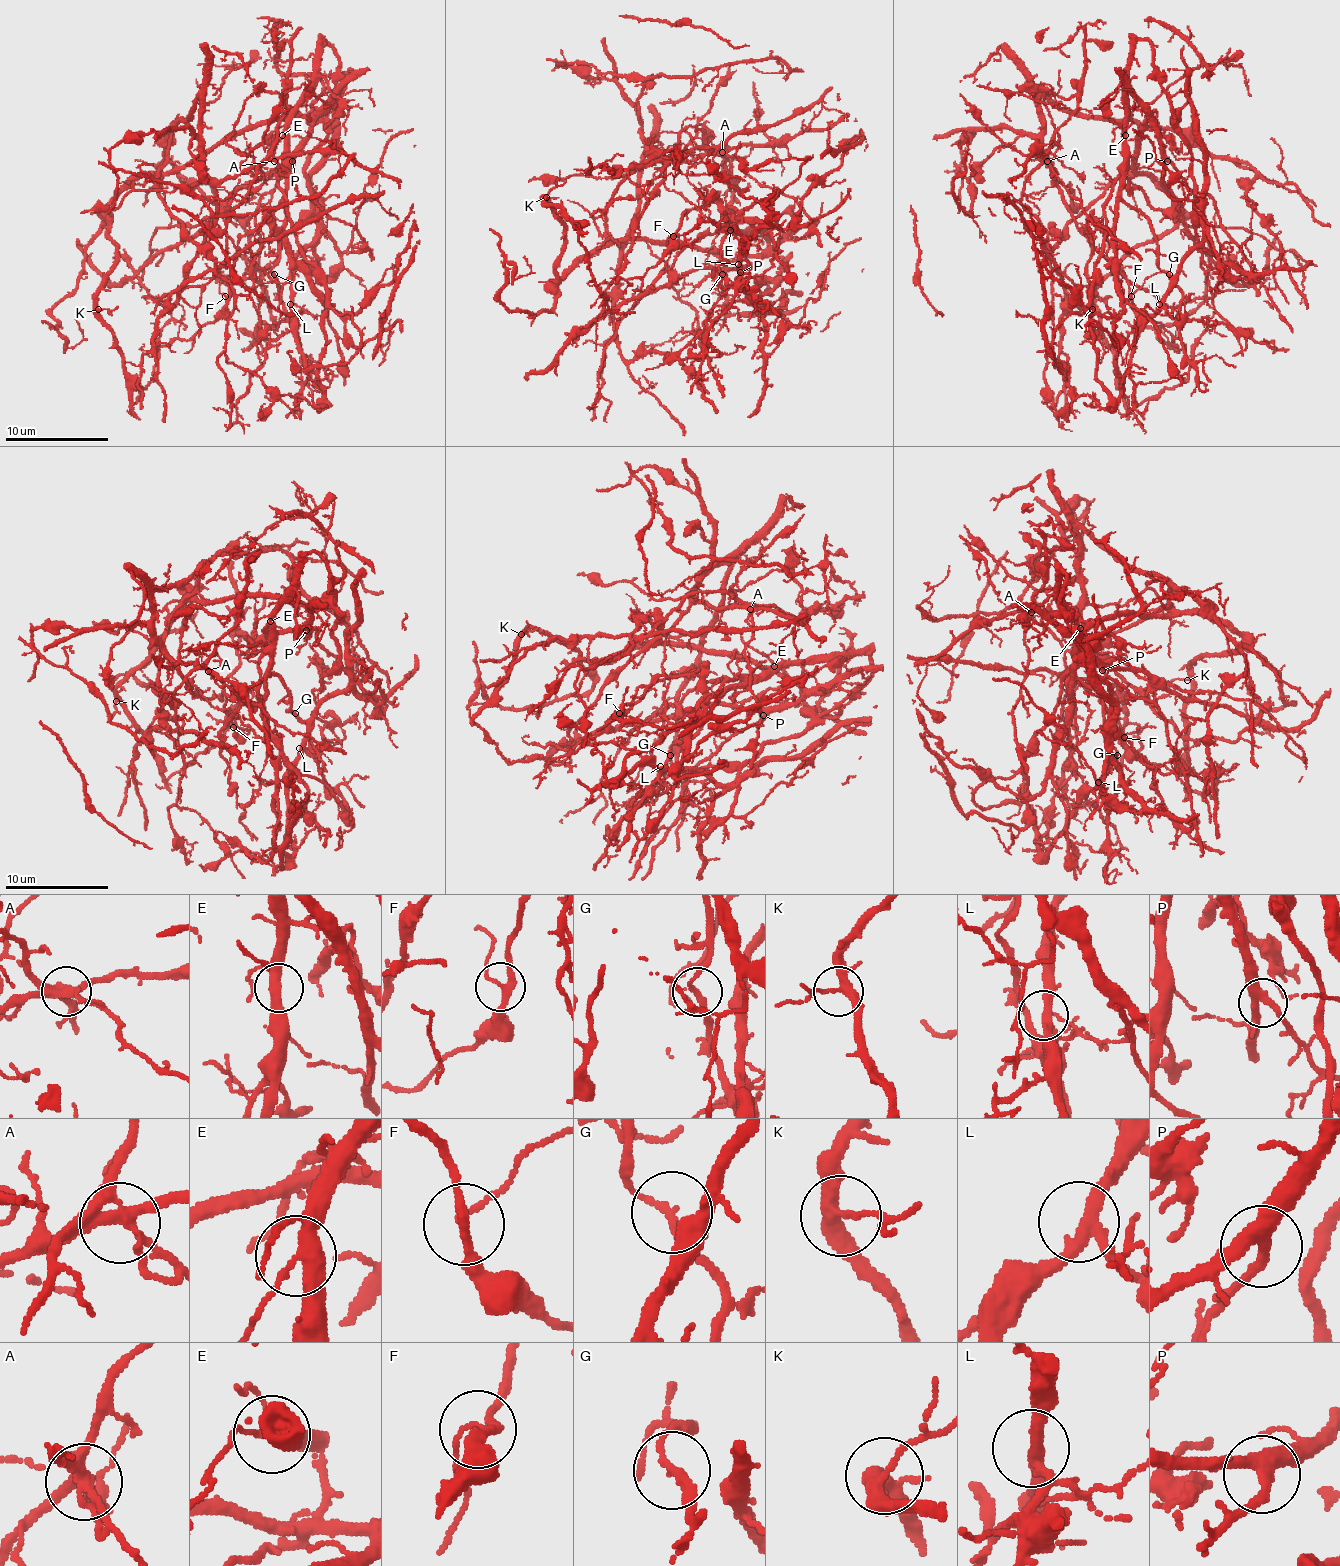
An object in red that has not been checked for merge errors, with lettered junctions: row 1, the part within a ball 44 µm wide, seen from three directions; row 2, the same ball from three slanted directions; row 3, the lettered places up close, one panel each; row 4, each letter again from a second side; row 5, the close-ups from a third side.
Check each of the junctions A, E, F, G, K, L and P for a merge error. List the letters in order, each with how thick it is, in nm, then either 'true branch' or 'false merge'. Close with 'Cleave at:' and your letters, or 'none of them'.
A: 320 nm thick; false merge
E: 360 nm thick; true branch
F: 200 nm thick; true branch
G: 200 nm thick; false merge
K: 320 nm thick; true branch
L: 300 nm thick; true branch
P: 320 nm thick; true branch
Cleave at: A, G

